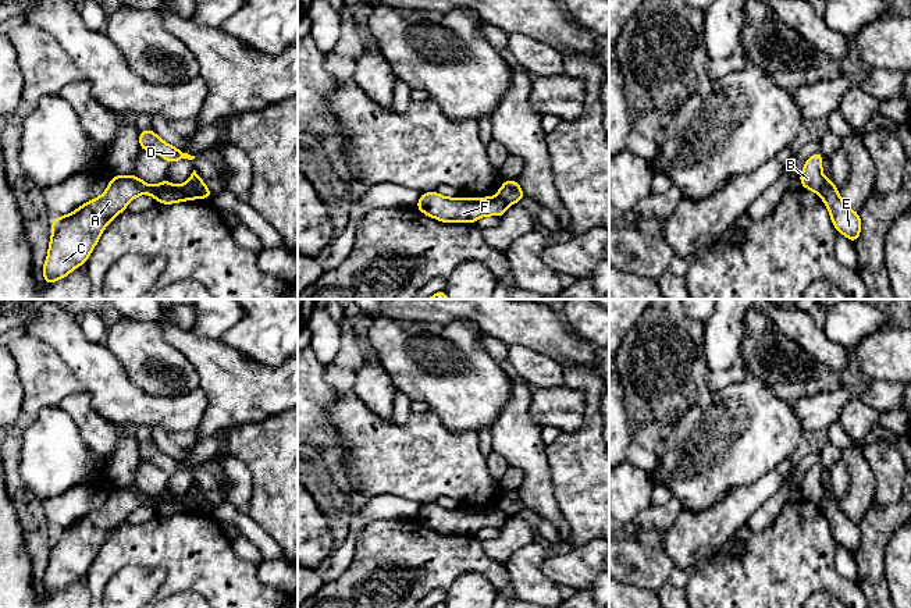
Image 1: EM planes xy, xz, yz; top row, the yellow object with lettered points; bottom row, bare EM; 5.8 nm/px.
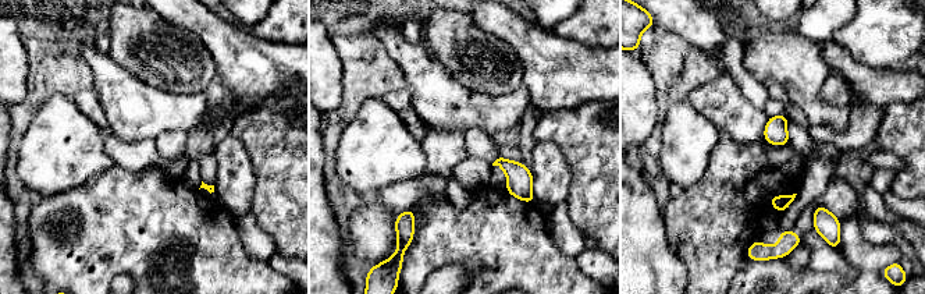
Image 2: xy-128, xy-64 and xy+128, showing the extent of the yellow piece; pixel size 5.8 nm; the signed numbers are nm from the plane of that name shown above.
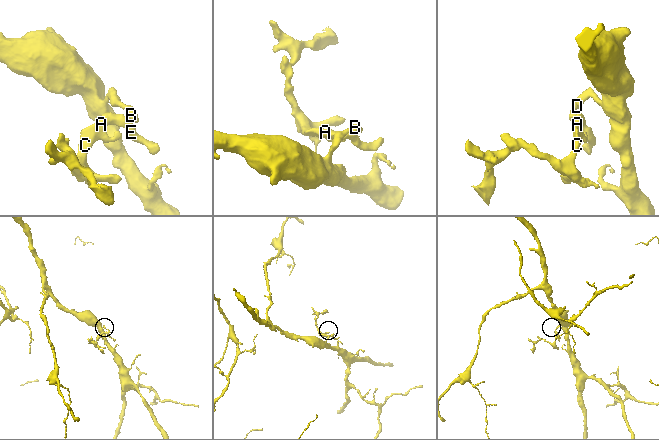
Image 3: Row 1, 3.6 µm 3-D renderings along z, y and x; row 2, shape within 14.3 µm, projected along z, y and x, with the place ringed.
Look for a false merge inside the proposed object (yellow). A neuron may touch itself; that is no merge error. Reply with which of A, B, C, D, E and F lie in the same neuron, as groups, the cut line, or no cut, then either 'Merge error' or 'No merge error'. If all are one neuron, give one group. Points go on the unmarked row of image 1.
Groups: A C E F / B D. Split along xy (187, 493), (198, 507). Merge error

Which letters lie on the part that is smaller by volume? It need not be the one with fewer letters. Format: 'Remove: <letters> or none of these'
Remove: A, C, E, F

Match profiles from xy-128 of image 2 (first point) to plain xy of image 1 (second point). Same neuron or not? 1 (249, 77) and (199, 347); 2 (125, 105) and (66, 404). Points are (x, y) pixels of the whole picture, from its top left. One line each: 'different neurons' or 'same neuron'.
1: same neuron
2: different neurons

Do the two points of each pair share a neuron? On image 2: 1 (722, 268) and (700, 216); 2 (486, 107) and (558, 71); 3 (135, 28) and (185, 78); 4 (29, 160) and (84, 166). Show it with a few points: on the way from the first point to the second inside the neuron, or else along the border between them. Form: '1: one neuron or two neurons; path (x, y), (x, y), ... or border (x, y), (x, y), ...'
1: one neuron; path (712, 255), (710, 229)
2: two neurons; border (522, 82), (530, 102)
3: one neuron; path (127, 49), (128, 56), (142, 67), (164, 67)
4: one neuron; path (43, 160), (70, 160)

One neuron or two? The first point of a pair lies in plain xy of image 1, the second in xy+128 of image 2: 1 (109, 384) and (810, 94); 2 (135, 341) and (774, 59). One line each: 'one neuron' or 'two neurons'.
1: two neurons
2: one neuron

